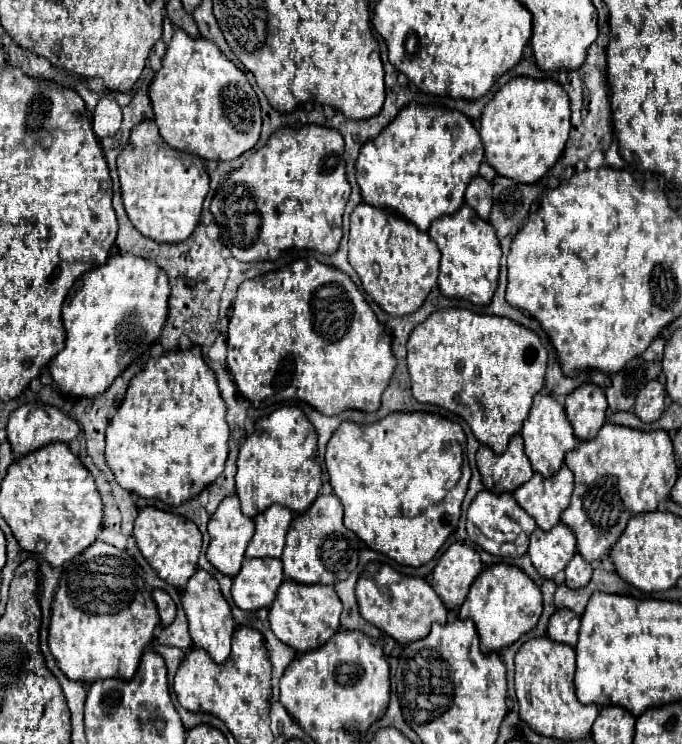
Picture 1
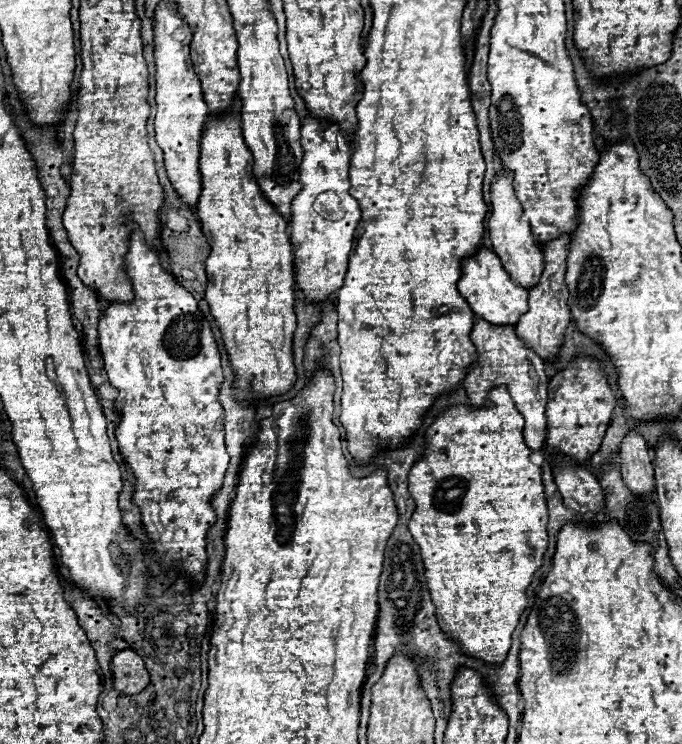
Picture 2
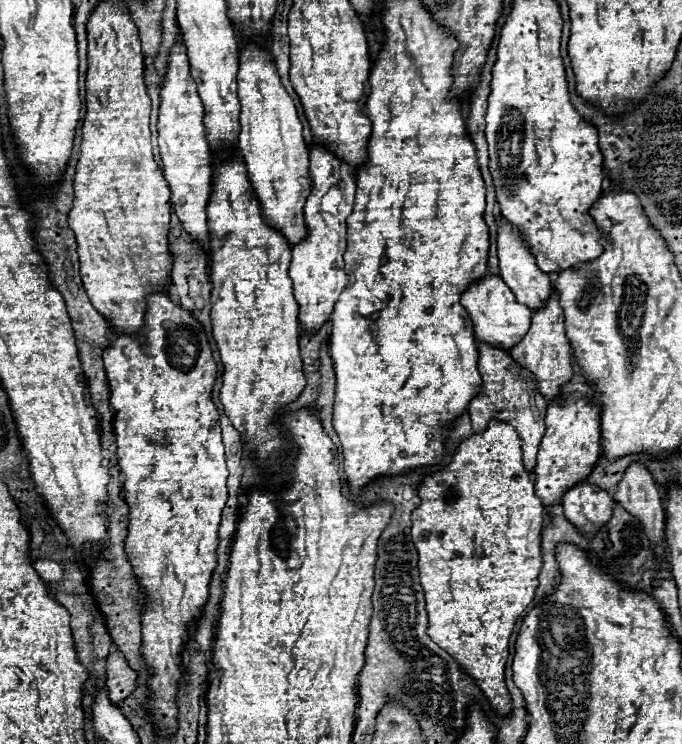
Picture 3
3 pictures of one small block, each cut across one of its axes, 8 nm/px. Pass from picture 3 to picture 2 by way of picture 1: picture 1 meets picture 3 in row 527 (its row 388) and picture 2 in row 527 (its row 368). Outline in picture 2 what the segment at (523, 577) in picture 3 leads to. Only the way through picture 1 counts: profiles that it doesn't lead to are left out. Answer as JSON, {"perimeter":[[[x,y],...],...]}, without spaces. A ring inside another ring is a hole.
{"perimeter":[[[498,386],[498,388],[488,392],[488,402],[484,402],[484,406],[478,408],[478,410],[470,408],[470,406],[454,406],[454,408],[448,408],[446,412],[442,412],[426,432],[426,454],[424,454],[424,458],[418,460],[412,466],[410,474],[408,474],[408,490],[410,490],[412,498],[416,500],[416,510],[410,518],[408,528],[410,528],[416,544],[422,550],[422,562],[424,562],[424,568],[426,568],[426,582],[428,582],[430,598],[436,606],[438,624],[440,624],[440,628],[444,630],[444,634],[448,638],[452,638],[456,644],[462,646],[460,650],[464,654],[480,658],[484,662],[490,662],[490,666],[500,666],[506,660],[510,640],[512,640],[512,632],[518,624],[518,618],[522,616],[522,612],[528,606],[526,588],[530,586],[534,572],[542,566],[542,558],[544,558],[544,552],[546,552],[546,546],[548,546],[548,534],[546,534],[548,508],[546,508],[546,496],[544,496],[544,486],[542,486],[542,470],[540,470],[540,466],[530,462],[530,450],[524,444],[522,428],[524,428],[522,414],[514,408],[514,402],[512,402],[508,390],[504,386]]]}

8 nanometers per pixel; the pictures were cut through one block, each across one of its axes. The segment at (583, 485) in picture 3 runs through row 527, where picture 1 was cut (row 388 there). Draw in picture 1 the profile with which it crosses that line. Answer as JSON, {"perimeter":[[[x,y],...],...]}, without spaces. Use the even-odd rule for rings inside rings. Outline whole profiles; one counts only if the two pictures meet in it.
{"perimeter":[[[586,382],[566,396],[566,414],[580,440],[590,440],[606,422],[608,400],[600,386]]]}

